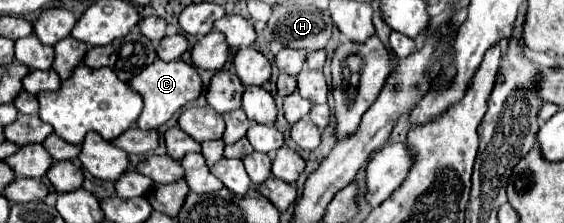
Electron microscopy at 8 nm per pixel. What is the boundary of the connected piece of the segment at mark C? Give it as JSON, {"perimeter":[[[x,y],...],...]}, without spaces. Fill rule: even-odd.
{"perimeter":[[[156,59],[152,65],[148,65],[142,73],[138,73],[130,81],[130,87],[134,91],[138,91],[142,95],[142,99],[144,99],[144,111],[136,121],[136,125],[140,129],[158,129],[178,109],[182,109],[186,103],[198,99],[200,93],[204,91],[204,85],[202,85],[202,79],[200,79],[196,67],[192,63],[188,63],[188,61],[184,61],[184,59],[170,61],[170,63]]]}

